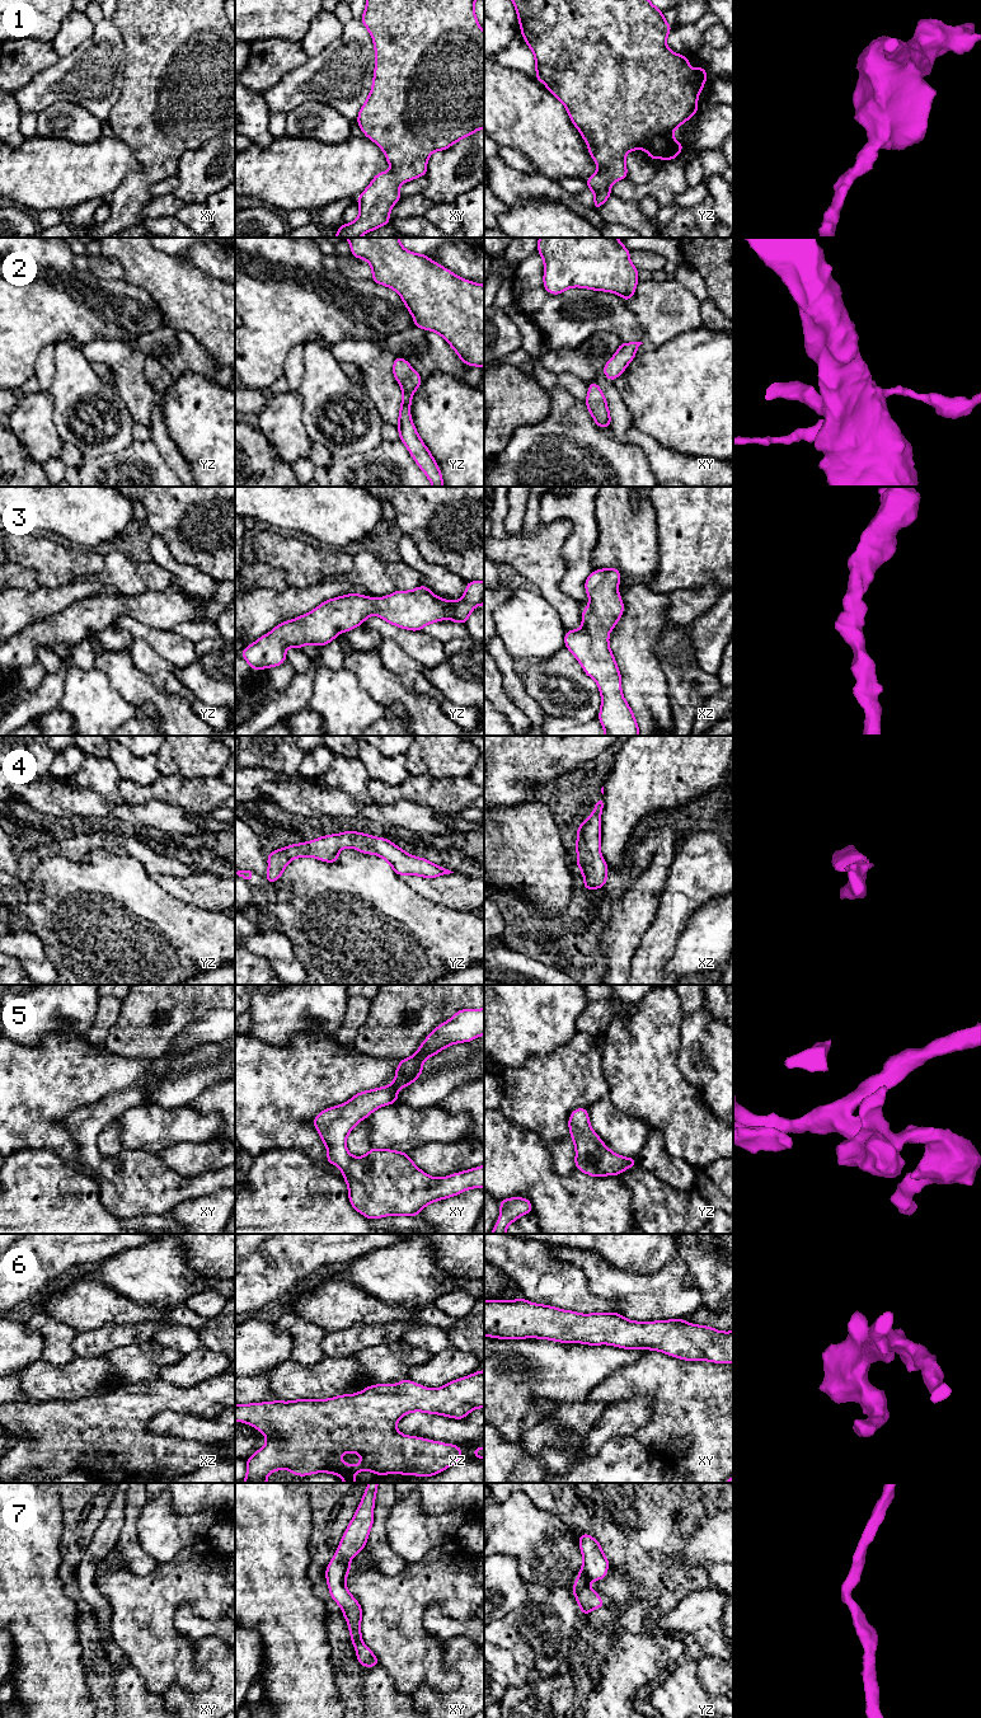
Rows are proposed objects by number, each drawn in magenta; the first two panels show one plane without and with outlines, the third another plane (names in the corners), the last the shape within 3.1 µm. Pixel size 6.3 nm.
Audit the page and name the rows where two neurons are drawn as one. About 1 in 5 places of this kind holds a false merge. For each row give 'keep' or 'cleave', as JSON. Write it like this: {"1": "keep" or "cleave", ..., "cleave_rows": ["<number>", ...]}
{"1": "keep", "2": "keep", "3": "keep", "4": "keep", "5": "keep", "6": "keep", "7": "keep", "cleave_rows": []}

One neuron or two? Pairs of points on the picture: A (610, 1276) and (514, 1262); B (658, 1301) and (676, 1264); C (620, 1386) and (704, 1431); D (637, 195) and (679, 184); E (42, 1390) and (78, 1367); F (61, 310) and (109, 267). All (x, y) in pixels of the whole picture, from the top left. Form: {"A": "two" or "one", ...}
{"A": "two", "B": "one", "C": "one", "D": "one", "E": "one", "F": "two"}

